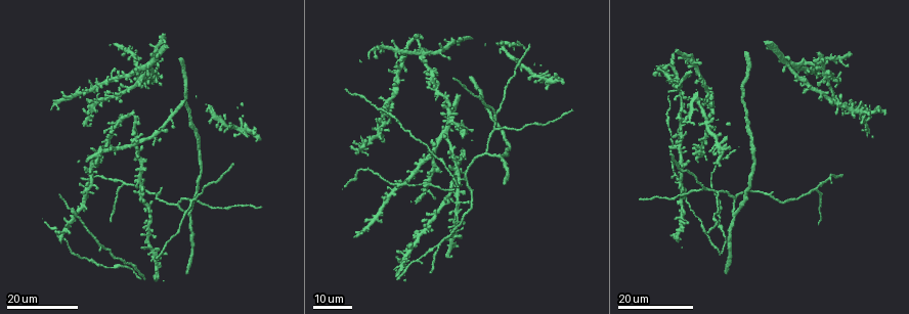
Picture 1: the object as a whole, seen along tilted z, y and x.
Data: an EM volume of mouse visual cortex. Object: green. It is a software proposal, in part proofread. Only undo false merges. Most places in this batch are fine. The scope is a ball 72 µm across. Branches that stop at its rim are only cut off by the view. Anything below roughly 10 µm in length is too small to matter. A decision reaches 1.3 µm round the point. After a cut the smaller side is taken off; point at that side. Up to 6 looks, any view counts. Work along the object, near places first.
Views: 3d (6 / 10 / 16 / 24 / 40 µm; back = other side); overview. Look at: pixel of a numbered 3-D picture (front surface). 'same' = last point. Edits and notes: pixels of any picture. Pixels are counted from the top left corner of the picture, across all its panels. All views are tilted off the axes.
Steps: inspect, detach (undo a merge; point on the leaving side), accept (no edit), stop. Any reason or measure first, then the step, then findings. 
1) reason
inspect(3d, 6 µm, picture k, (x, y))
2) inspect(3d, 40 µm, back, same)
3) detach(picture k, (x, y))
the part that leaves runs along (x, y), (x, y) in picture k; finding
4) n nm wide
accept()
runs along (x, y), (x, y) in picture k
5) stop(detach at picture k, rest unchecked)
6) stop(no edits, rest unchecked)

two arms in line, one across
inspect(3d, 24 µm, picture 1, (440, 245))

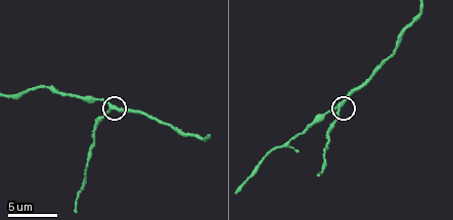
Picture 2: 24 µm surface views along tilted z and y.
inspect(3d, 6 µm, picture 2, (109, 104))

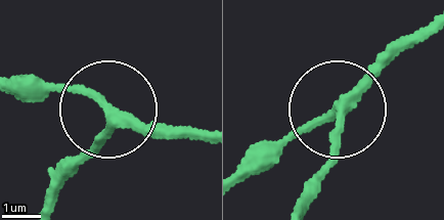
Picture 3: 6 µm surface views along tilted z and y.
inspect(3d, 6 µm, back, picture 3, (112, 113))

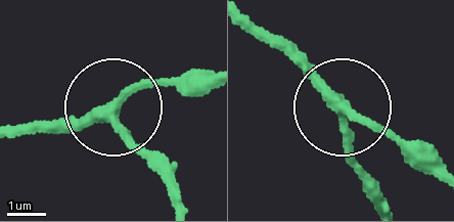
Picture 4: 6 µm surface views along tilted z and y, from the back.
250 nm wide
accept()
runs along (20, 129), (105, 110), (122, 137), (147, 148) in picture 4; continuous, no second neuron

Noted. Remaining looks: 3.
branch point
inspect(3d, 16 µm, picture 1, (451, 114))

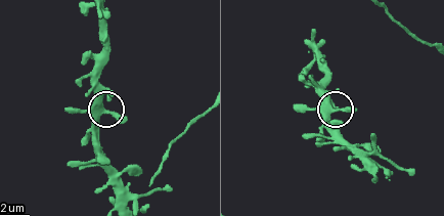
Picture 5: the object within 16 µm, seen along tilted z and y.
inspect(3d, 6 µm, picture 5, (334, 110))

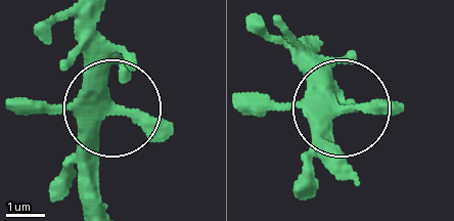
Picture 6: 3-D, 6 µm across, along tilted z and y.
accept()
runs along (96, 10), (96, 87), (108, 112), (86, 156), (86, 187) in picture 6; all the same neuron

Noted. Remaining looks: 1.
stop(no edits, rest unchecked)

